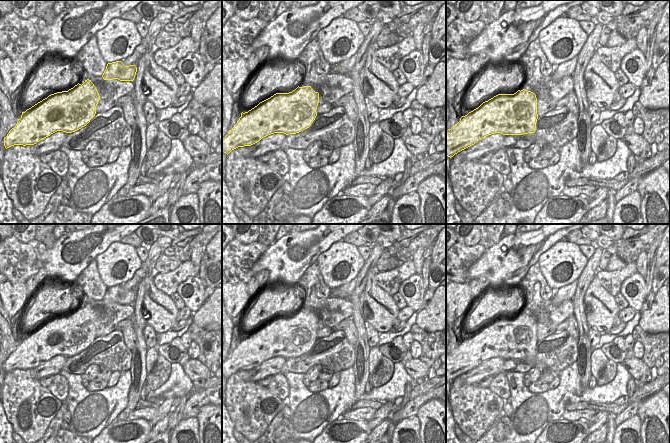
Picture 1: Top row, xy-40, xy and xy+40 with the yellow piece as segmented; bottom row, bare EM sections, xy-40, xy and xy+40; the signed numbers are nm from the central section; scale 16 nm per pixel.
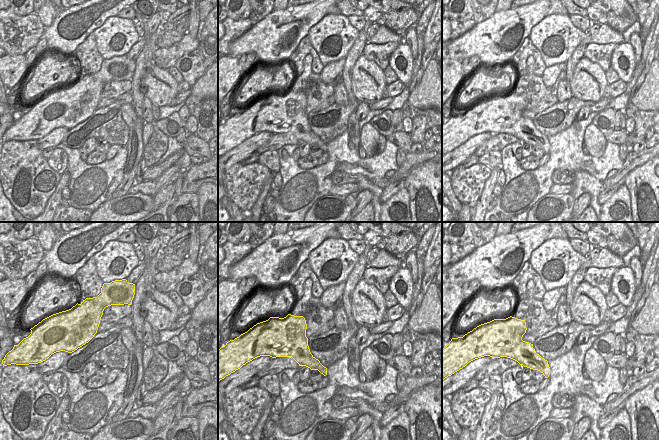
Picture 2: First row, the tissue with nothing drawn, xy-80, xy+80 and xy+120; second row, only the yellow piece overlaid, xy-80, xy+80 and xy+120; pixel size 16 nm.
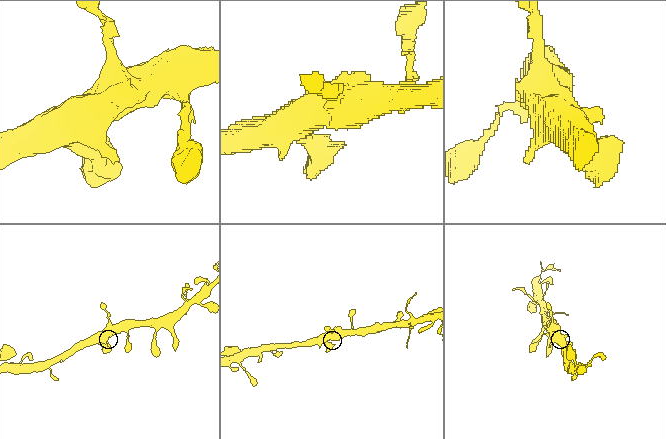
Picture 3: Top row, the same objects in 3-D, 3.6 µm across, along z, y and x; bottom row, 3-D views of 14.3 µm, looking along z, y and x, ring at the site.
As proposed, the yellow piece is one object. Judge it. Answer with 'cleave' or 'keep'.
keep

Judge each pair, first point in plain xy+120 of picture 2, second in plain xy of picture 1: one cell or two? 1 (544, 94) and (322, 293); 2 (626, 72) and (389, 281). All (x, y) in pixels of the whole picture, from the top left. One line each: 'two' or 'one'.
1: two
2: two

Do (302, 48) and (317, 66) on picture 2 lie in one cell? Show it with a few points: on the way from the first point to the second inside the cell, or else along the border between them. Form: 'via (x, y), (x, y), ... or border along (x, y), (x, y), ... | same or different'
via (308, 49), (315, 56), (315, 60) | same

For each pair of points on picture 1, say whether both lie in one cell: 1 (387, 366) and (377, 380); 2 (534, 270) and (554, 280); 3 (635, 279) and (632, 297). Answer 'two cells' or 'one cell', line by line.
1: one cell
2: two cells
3: one cell

